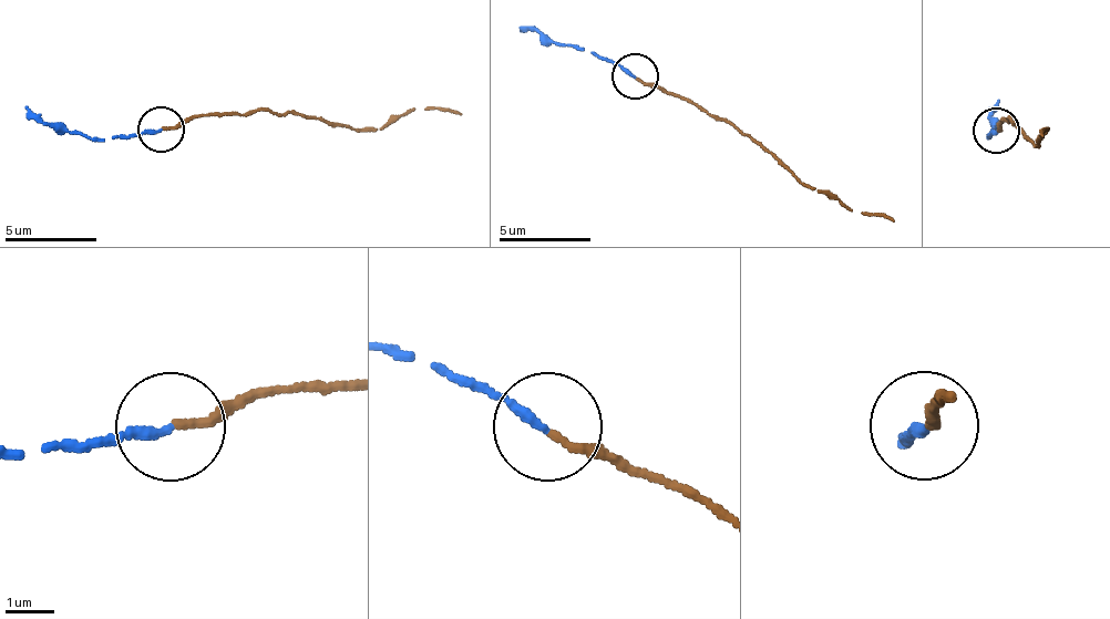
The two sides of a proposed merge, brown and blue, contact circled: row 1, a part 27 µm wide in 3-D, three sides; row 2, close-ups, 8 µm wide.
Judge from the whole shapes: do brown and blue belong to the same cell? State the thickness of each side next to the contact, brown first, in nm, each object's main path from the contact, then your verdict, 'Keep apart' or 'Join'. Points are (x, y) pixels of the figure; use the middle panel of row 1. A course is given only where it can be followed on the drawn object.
Thickness 150 nm (brown) against 180 nm. Course of brown: (636, 79), (726, 116), (805, 184), (850, 212), (886, 212), (892, 222). Course of blue: (636, 74), (533, 31), (522, 29). Join

